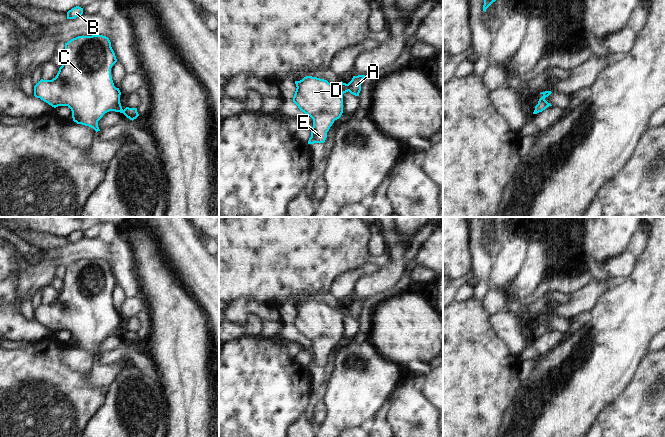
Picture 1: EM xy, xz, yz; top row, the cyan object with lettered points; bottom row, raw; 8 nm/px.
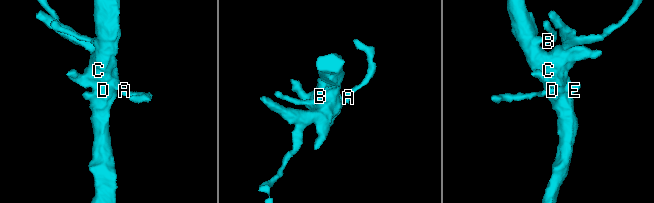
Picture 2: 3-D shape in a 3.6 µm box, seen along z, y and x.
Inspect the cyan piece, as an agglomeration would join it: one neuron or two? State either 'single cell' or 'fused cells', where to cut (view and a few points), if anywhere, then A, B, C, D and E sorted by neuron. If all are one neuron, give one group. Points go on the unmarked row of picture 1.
single cell | no cut | A B C D E

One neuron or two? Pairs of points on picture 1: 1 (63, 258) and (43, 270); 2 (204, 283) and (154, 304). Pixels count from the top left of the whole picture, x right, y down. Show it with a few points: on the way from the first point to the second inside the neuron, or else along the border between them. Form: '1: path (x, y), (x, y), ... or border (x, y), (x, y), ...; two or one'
1: border (41, 259), (55, 267); two
2: border (170, 267), (176, 278), (184, 286); two

